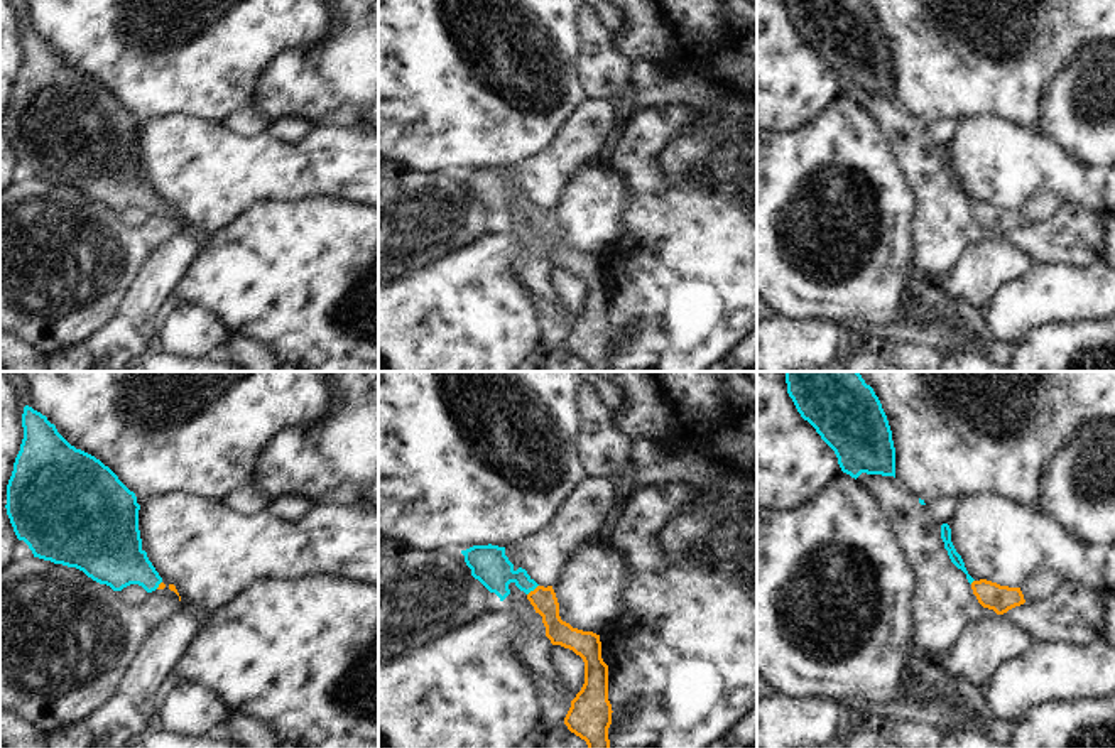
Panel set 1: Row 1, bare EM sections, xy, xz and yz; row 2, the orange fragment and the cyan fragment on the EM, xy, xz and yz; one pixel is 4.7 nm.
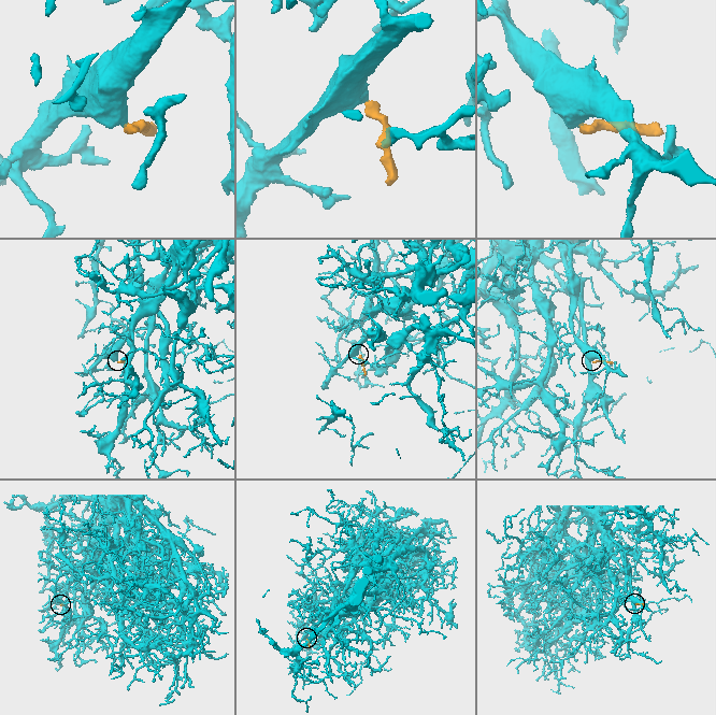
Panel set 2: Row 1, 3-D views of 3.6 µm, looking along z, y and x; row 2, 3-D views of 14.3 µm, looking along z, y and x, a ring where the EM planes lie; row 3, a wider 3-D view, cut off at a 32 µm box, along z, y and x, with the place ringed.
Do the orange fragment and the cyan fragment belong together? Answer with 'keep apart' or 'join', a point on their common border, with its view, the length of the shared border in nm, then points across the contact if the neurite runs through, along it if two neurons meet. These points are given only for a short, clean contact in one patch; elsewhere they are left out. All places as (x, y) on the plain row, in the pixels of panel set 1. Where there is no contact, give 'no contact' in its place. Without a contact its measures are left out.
join; meets orange in xz at (534, 211); contact 80 nm long; runs through xz (544, 223), (534, 211), (489, 186)

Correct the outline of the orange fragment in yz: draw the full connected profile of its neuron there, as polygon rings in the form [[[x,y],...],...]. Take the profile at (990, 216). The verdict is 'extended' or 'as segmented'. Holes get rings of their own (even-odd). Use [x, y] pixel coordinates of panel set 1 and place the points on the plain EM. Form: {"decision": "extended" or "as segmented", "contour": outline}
{"decision": "extended", "contour": [[[948,145],[941,147],[941,160],[951,184],[966,196],[968,204],[971,206],[973,216],[983,230],[993,231],[997,236],[1004,236],[1009,231],[1025,225],[1020,209],[1000,208],[997,204],[980,201],[975,203],[951,164],[951,150]]]}

